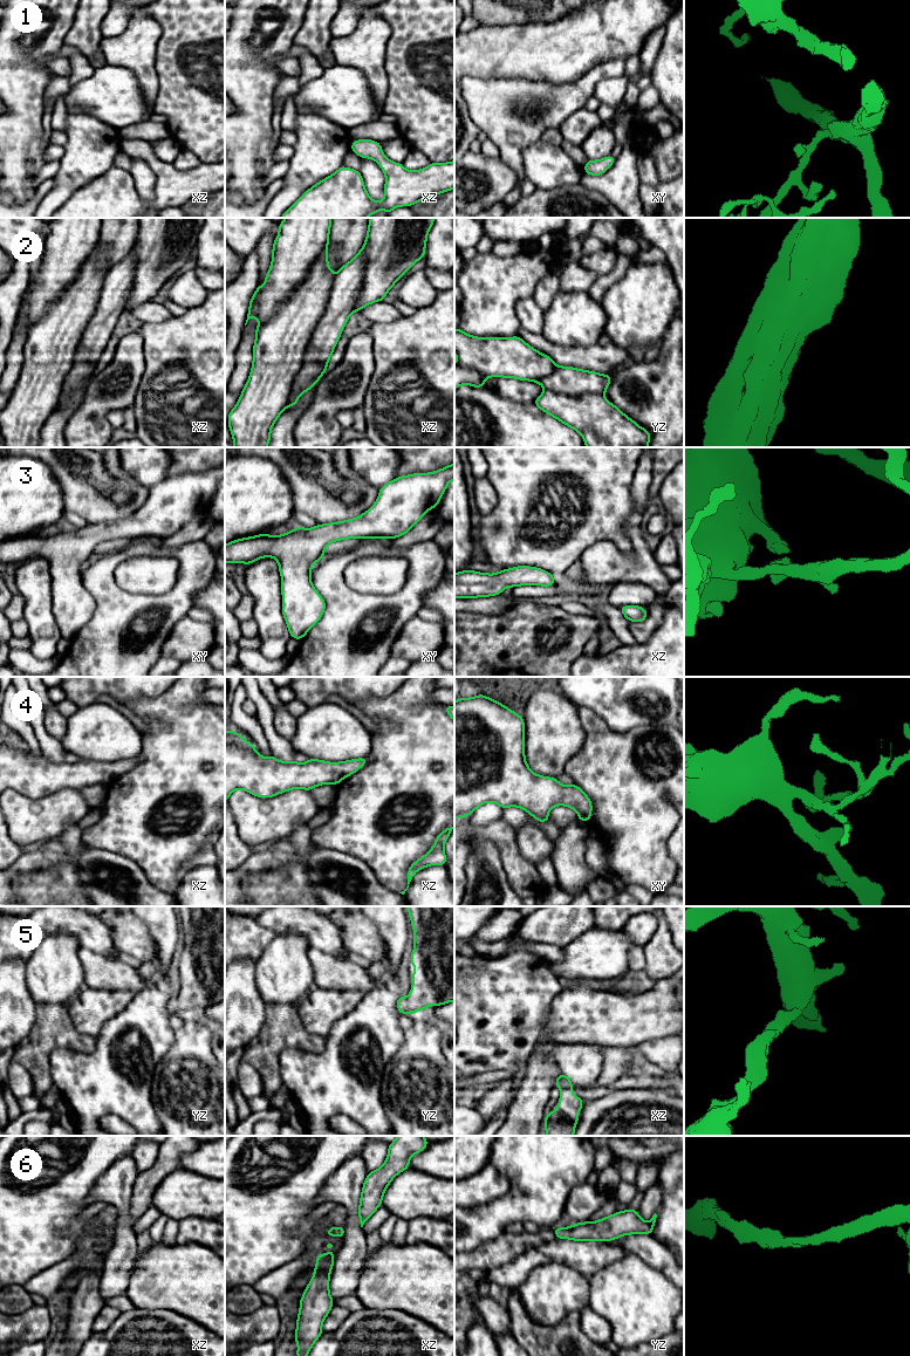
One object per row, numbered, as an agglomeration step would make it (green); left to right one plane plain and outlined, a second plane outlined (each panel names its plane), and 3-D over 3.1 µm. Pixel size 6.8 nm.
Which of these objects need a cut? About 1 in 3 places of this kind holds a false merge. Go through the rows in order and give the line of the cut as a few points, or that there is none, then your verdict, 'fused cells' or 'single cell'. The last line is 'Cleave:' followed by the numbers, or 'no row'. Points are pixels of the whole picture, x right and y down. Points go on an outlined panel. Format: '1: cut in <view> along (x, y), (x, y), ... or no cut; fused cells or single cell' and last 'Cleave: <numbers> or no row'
1: no cut; single cell
2: no cut; single cell
3: no cut; single cell
4: no cut; single cell
5: no cut; single cell
6: no cut; single cell
Cleave: no row

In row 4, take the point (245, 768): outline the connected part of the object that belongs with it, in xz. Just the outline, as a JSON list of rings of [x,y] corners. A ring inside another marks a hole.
[[[235,731],[225,732],[225,801],[232,792],[244,789],[256,797],[272,797],[294,788],[310,790],[320,785],[340,783],[344,778],[354,774],[368,762],[368,758],[351,759],[341,762],[328,762],[309,759],[300,763],[283,762],[273,755],[262,758],[255,747]]]

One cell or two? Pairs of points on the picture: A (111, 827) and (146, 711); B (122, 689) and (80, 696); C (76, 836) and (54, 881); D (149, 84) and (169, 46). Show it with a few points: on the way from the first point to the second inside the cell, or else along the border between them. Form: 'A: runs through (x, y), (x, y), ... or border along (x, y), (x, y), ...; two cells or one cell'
A: runs through (141, 798), (154, 785), (154, 740); one cell
B: runs through (111, 689), (90, 689); one cell
C: runs through (73, 847), (72, 863), (64, 870); one cell
D: border along (157, 45), (155, 72), (158, 94), (155, 100); two cells

